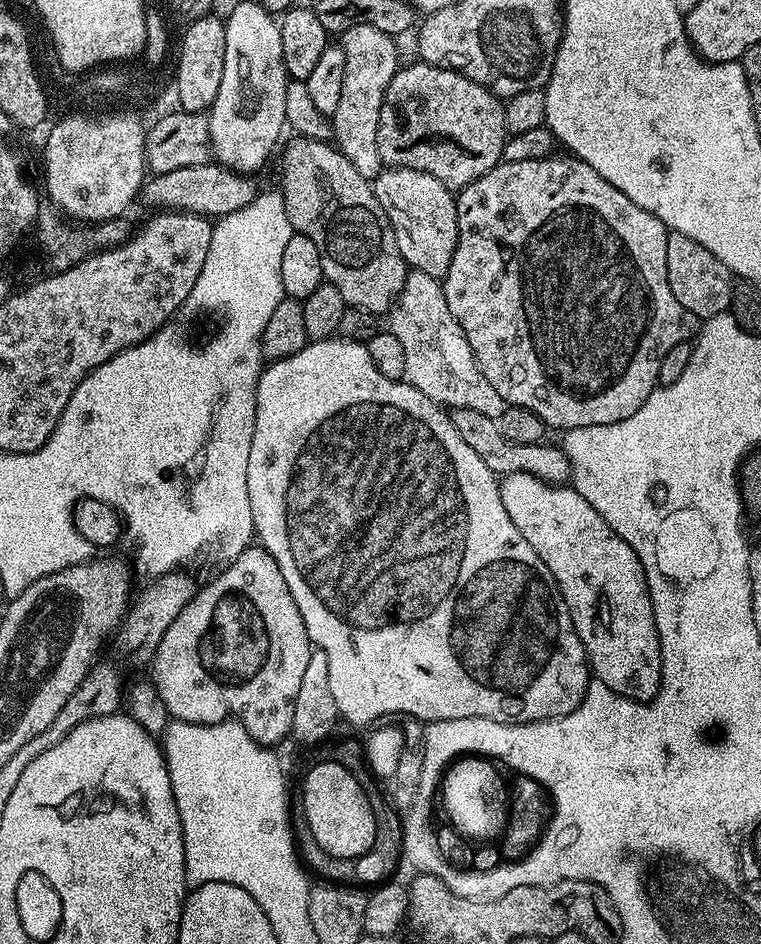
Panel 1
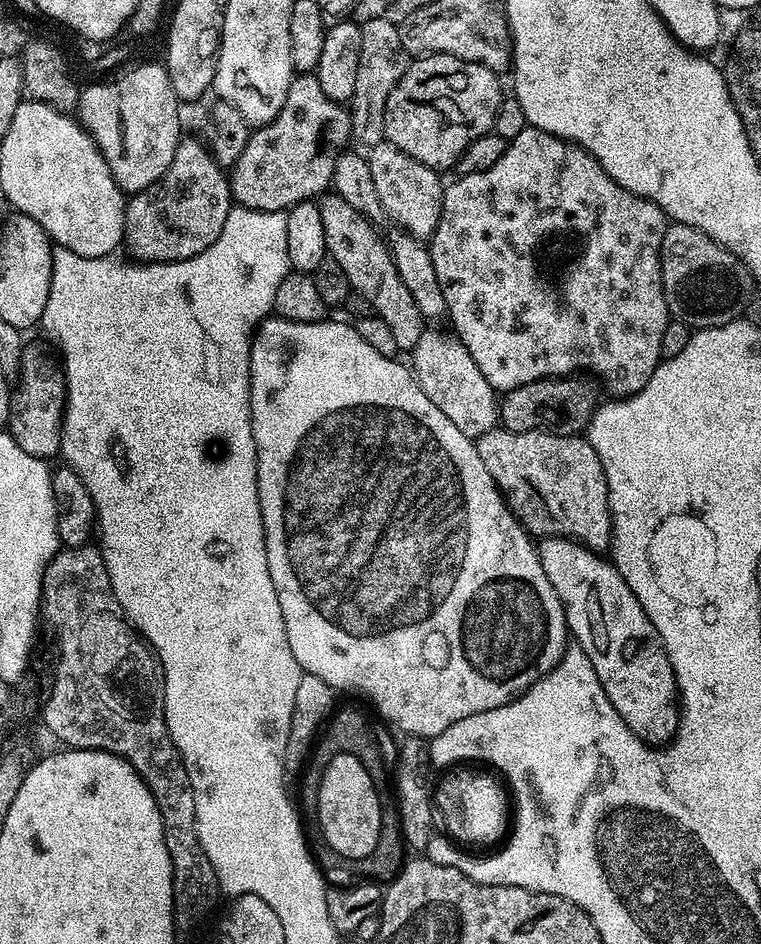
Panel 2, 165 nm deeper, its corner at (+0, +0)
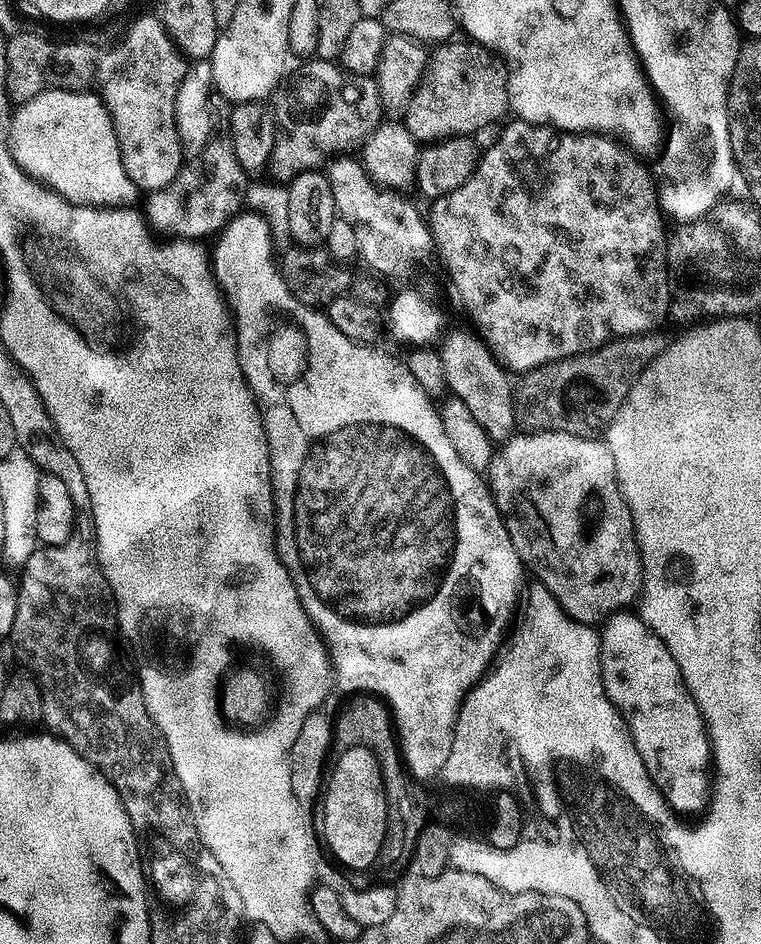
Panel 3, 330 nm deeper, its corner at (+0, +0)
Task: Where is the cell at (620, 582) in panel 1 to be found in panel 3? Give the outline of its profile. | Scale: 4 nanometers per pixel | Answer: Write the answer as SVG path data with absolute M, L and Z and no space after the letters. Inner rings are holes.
M632 610L613 612L603 621L598 632L600 638L600 677L608 700L620 711L620 717L628 724L634 738L634 746L646 766L653 784L665 797L680 796L680 804L692 812L700 804L700 796L707 797L710 792L710 761L712 746L704 716L692 697L686 683L685 673L673 649L656 632L651 632Z

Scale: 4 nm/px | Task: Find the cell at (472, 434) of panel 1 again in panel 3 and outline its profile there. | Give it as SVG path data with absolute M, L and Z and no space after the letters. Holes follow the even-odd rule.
M525 431L523 434L520 435L524 436L513 434L509 436L507 440L503 441L503 443L501 443L499 447L497 447L495 451L493 451L492 461L488 464L486 469L486 483L492 493L492 497L496 499L496 508L503 515L504 525L506 526L506 530L510 534L510 542L514 542L514 550L518 554L520 563L524 565L525 569L527 569L529 573L536 572L537 578L541 580L539 583L546 590L550 590L550 594L553 596L553 598L555 598L558 603L560 603L561 610L563 610L563 612L566 613L569 618L571 618L571 620L577 620L579 624L587 624L589 626L599 625L601 621L611 616L613 612L627 609L629 606L632 606L632 603L635 605L644 586L644 567L642 566L642 562L640 561L640 549L636 546L636 531L634 530L634 522L632 521L630 510L628 509L628 507L626 506L626 502L624 501L624 496L620 493L620 483L618 482L616 471L614 470L614 454L610 454L607 443L605 443L605 441L600 438L597 438L595 440L591 440L590 438L578 438L574 434L566 434L565 432Z

